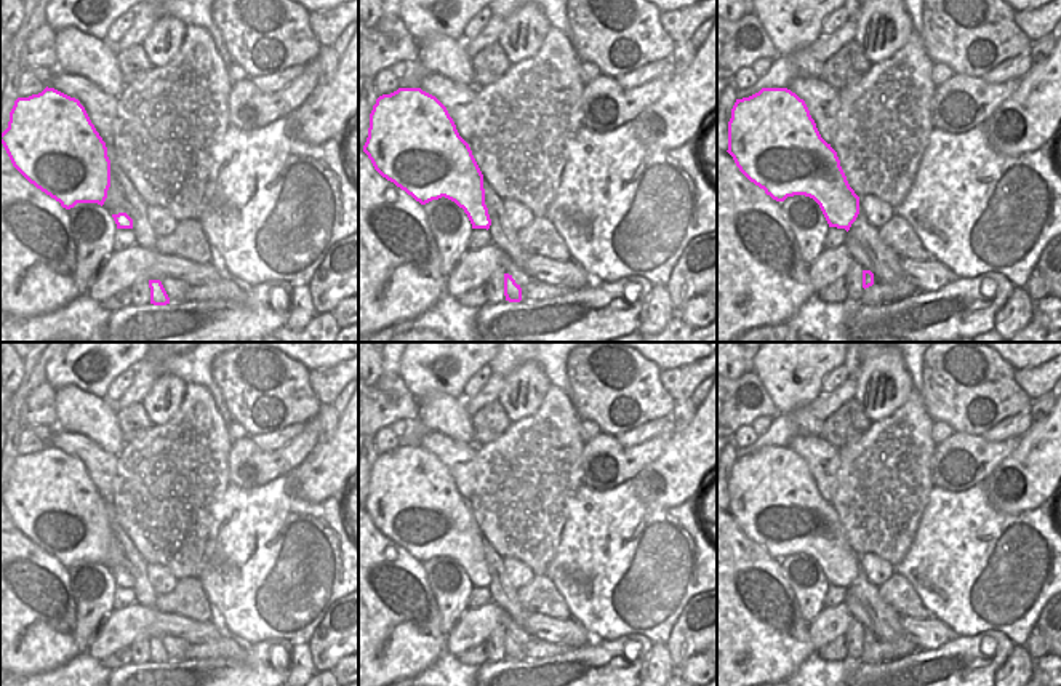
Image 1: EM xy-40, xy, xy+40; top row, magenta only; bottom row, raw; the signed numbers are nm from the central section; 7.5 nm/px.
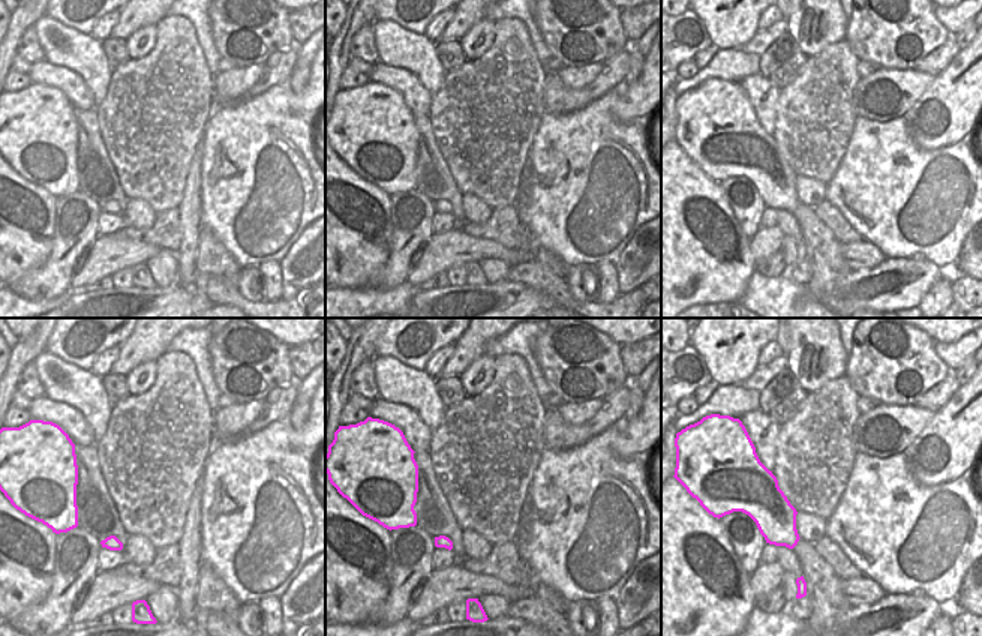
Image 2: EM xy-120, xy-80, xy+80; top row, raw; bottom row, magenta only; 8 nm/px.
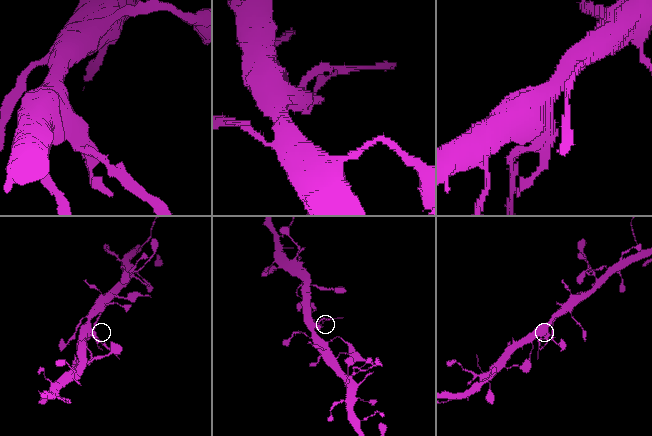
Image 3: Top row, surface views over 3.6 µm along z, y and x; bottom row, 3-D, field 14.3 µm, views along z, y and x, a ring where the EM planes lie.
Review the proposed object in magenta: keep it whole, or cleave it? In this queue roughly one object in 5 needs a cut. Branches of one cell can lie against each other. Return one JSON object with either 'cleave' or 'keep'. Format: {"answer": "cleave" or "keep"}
{"answer": "cleave"}

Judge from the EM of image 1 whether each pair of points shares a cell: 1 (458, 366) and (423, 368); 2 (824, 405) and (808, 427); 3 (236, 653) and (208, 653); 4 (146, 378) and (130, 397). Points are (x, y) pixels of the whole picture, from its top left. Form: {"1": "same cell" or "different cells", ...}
{"1": "same cell", "2": "different cells", "3": "same cell", "4": "same cell"}

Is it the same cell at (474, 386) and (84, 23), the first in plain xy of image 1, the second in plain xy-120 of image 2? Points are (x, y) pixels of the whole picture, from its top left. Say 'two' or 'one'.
two

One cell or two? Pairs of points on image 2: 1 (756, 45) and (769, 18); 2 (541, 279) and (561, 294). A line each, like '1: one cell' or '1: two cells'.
1: two cells
2: one cell

